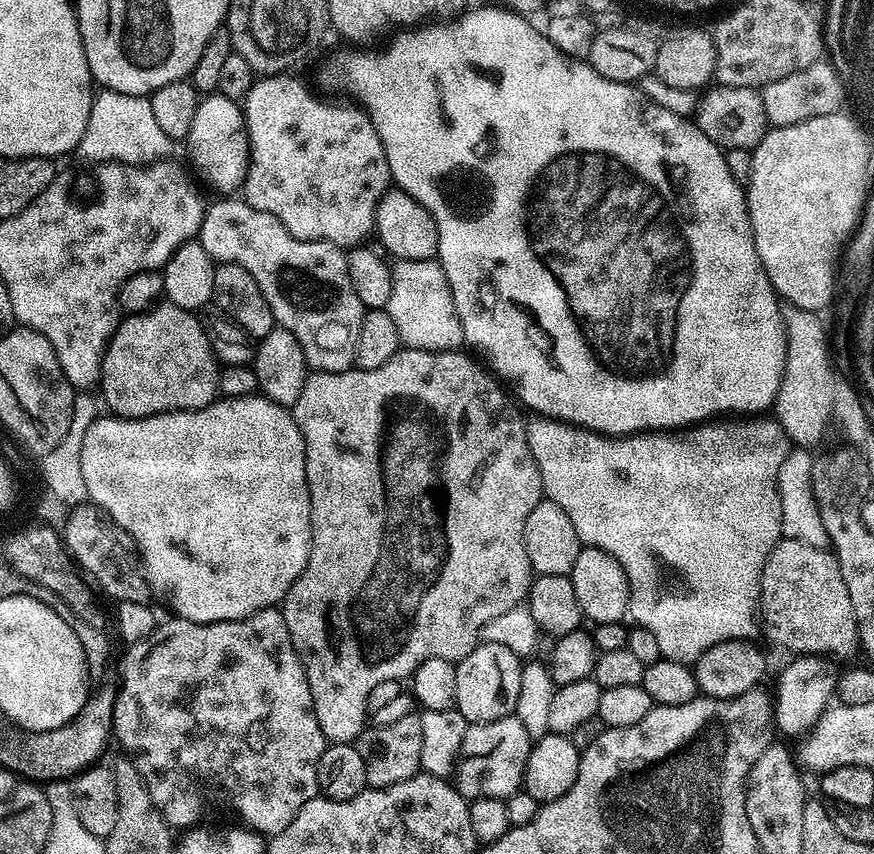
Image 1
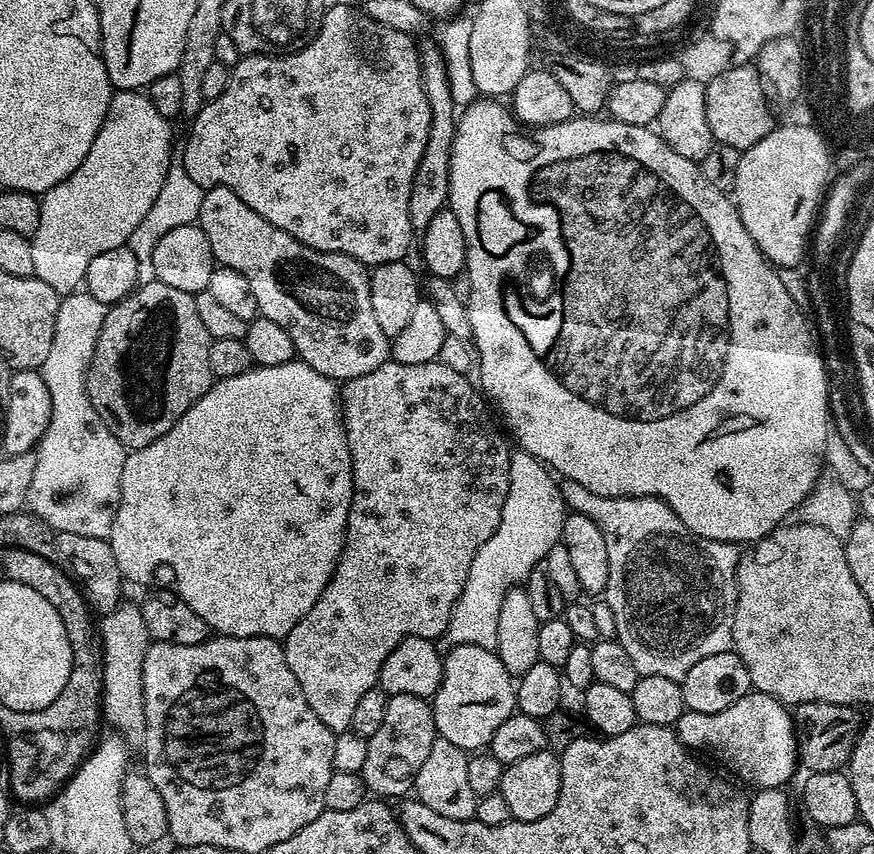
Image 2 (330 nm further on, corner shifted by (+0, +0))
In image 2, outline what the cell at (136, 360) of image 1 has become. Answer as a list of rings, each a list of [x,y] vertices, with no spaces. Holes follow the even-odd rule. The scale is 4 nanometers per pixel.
[[[155,279],[149,284],[141,284],[135,292],[131,292],[125,300],[120,300],[117,304],[111,305],[106,314],[105,322],[102,323],[101,333],[98,334],[97,344],[94,346],[92,361],[89,363],[88,370],[88,394],[89,400],[93,403],[103,422],[110,428],[110,433],[118,438],[118,442],[124,444],[128,450],[150,446],[154,438],[162,438],[202,394],[206,394],[212,389],[214,377],[210,370],[210,346],[212,345],[212,335],[206,330],[206,326],[198,319],[198,310],[194,310],[194,295],[186,290],[174,290],[174,286],[166,286],[166,282]]]

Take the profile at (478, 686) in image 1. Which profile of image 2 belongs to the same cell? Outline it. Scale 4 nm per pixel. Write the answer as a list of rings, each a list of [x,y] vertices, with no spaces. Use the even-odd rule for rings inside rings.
[[[459,644],[444,656],[442,682],[430,703],[439,739],[454,742],[454,746],[472,754],[487,749],[494,730],[516,711],[514,677],[502,666],[493,649]]]

